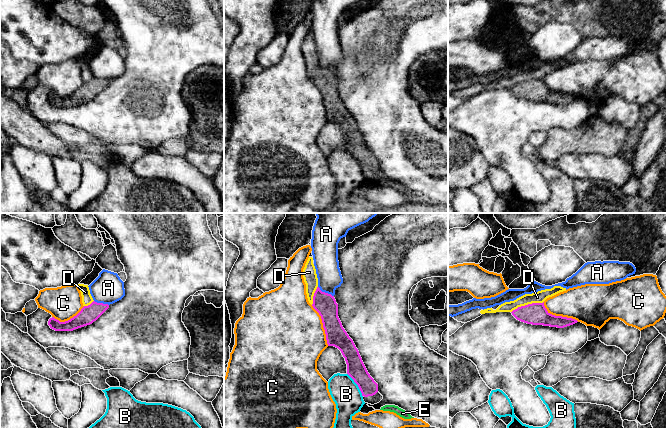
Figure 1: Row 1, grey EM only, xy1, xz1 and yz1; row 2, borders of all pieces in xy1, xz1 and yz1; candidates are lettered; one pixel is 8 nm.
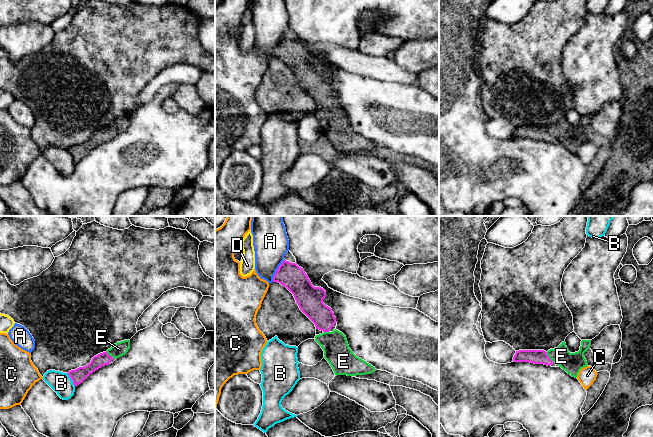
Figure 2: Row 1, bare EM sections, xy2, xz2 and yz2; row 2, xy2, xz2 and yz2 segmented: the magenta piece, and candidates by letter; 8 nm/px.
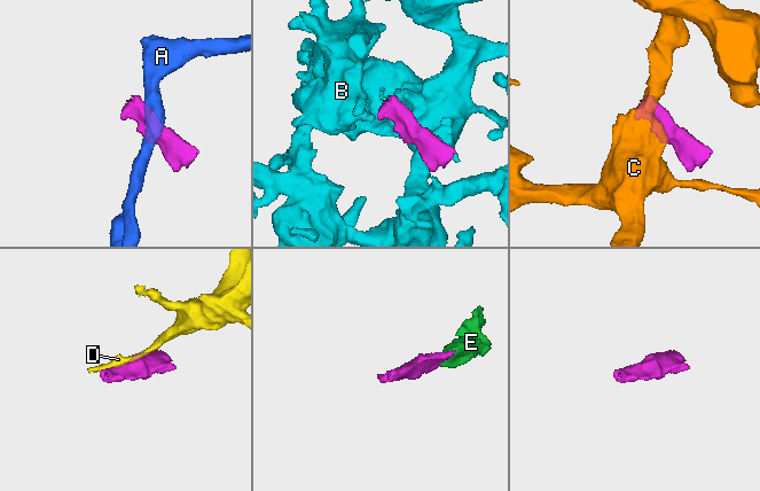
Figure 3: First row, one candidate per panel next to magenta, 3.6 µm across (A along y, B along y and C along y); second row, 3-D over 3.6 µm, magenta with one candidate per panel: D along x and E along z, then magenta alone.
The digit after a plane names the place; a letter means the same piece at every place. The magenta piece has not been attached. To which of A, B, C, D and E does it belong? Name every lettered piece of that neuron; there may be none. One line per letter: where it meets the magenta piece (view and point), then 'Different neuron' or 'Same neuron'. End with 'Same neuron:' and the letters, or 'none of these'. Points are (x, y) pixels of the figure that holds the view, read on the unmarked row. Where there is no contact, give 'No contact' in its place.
A: Touches magenta at xz2 (277, 46). Different neuron
B: Touches magenta at xz1 (357, 160). Different neuron
C: Touches magenta at xz1 (323, 101). Different neuron
D: Touches magenta at yz1 (528, 80). Different neuron
E: Touches magenta at yz2 (548, 133). Same neuron
Same neuron: E

